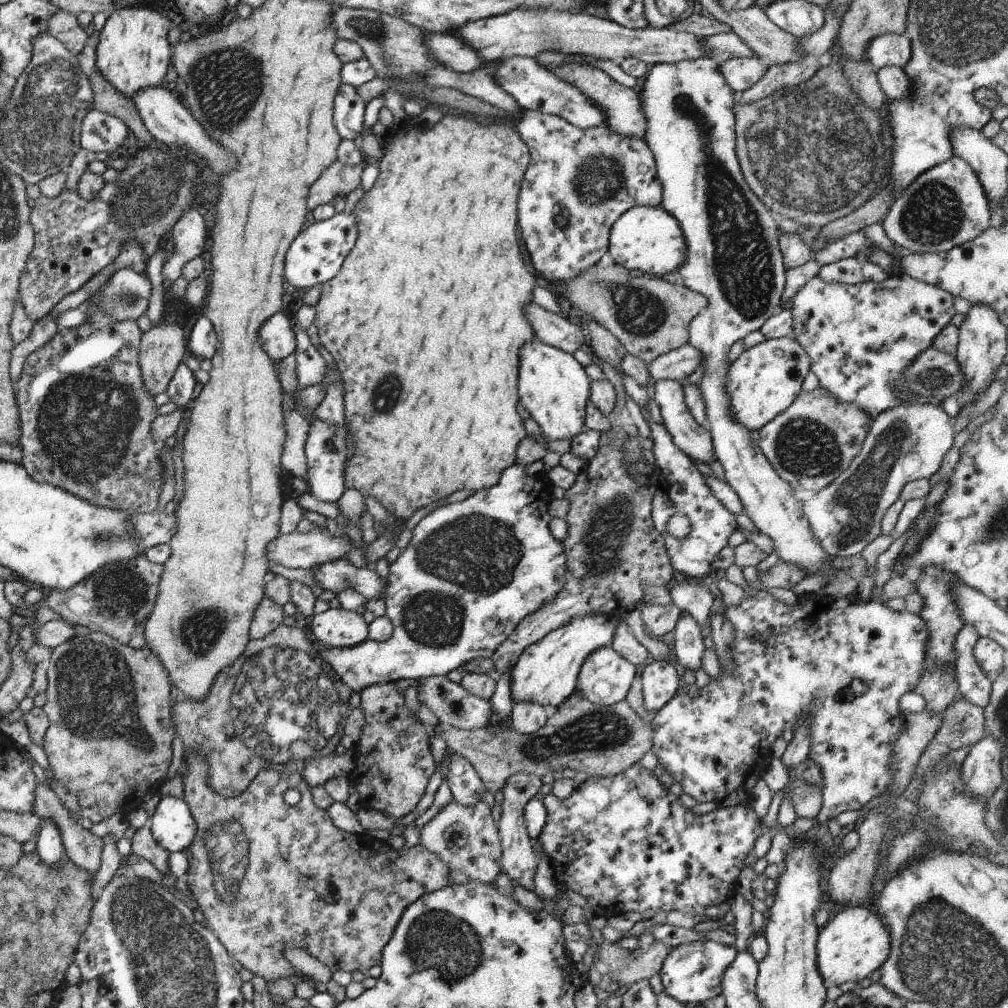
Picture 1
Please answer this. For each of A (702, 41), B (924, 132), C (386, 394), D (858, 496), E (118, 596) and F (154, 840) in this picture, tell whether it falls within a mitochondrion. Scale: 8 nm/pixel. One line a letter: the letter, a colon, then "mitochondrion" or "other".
A: other
B: other
C: mitochondrion
D: mitochondrion
E: mitochondrion
F: other

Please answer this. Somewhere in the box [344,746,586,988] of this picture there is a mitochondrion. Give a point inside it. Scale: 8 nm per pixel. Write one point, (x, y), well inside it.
(444, 945)

